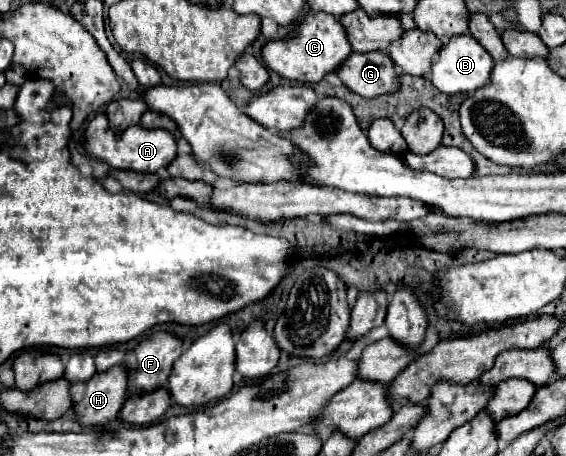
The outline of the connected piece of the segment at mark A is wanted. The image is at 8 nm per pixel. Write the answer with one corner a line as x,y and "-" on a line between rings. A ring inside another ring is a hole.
97,114
87,128
83,130
81,142
85,146
85,152
89,156
95,156
97,160
107,162
111,168
119,168
119,170
135,170
135,172
159,172
163,168
167,168
167,164
177,156
177,146
175,146
175,138
171,132
167,130
147,130
137,126
131,126
127,130
123,130
119,136
115,136
115,132
111,132
107,116
105,114

